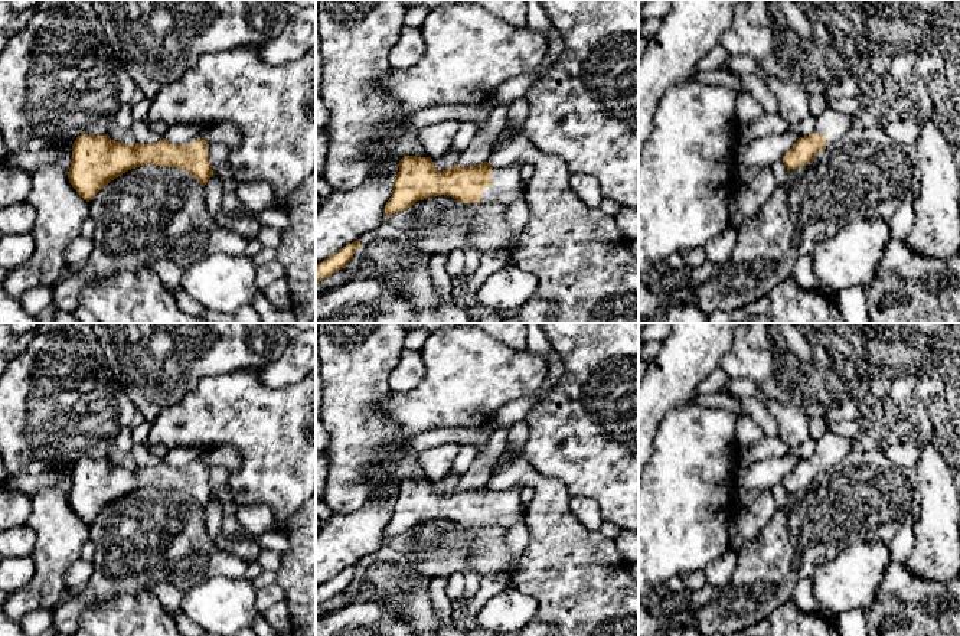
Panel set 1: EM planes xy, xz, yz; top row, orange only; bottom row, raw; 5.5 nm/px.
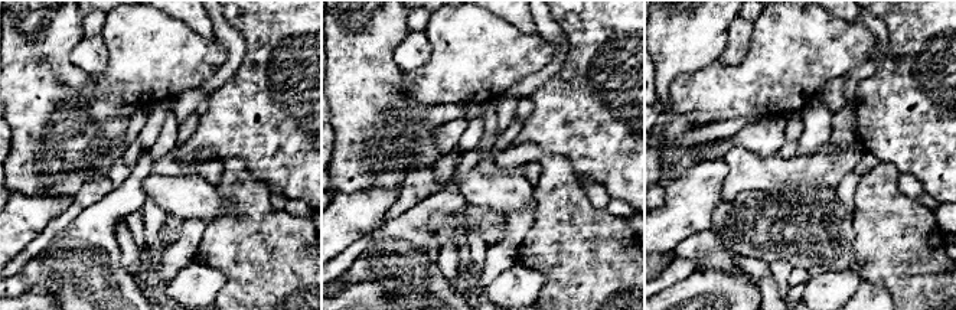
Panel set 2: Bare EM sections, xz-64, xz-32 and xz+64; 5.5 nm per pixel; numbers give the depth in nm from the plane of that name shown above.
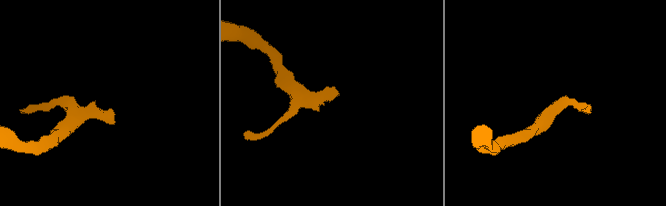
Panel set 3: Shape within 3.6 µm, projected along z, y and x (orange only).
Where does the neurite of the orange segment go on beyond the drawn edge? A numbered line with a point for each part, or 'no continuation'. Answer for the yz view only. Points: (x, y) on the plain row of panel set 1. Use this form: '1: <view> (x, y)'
1: yz (833, 447)

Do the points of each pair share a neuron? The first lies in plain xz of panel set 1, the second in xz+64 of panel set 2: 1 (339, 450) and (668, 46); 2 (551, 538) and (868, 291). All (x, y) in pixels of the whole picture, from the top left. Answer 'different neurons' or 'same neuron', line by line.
1: same neuron
2: different neurons

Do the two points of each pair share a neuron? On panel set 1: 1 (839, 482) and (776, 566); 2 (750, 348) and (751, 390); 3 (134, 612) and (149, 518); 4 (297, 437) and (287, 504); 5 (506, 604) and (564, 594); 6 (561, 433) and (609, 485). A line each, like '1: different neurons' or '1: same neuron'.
1: same neuron
2: different neurons
3: different neurons
4: same neuron
5: different neurons
6: same neuron

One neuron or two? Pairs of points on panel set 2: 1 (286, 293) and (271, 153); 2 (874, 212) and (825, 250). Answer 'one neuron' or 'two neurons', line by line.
1: two neurons
2: two neurons

